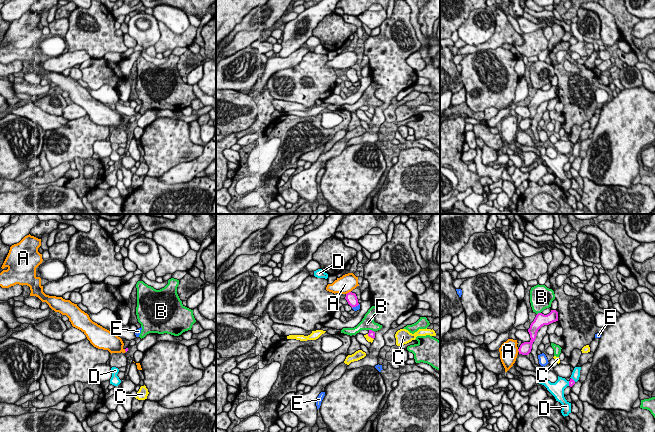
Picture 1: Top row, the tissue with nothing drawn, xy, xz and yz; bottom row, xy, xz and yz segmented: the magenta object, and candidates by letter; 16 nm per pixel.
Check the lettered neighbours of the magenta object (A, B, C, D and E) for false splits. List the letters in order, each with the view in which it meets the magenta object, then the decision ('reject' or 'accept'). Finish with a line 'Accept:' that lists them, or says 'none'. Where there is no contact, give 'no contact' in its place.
A: xz | reject
B: yz | reject
C: xz | reject
D: yz | reject
E: xz | reject
Accept: none

